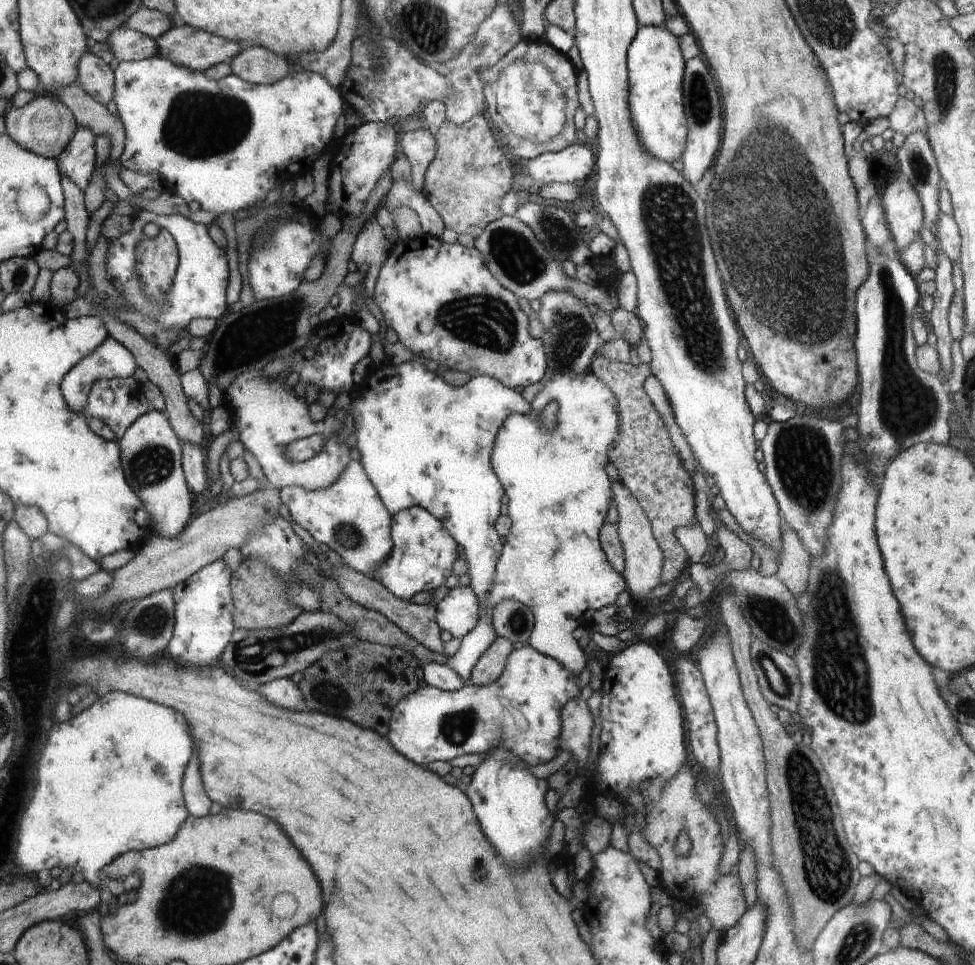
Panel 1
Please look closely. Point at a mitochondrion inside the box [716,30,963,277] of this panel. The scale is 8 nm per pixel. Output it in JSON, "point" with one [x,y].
{"point":[945,83]}

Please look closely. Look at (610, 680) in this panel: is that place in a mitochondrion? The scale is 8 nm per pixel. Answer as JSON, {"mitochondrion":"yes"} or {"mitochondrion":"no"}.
{"mitochondrion":"no"}

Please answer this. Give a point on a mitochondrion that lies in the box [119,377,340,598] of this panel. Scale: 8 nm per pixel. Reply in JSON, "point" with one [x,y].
{"point":[152,464]}

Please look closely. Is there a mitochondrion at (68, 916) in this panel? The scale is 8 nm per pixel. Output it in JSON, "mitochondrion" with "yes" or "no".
{"mitochondrion":"no"}

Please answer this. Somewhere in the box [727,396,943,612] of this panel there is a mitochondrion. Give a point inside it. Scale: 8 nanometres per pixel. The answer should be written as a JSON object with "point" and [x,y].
{"point":[801,457]}

